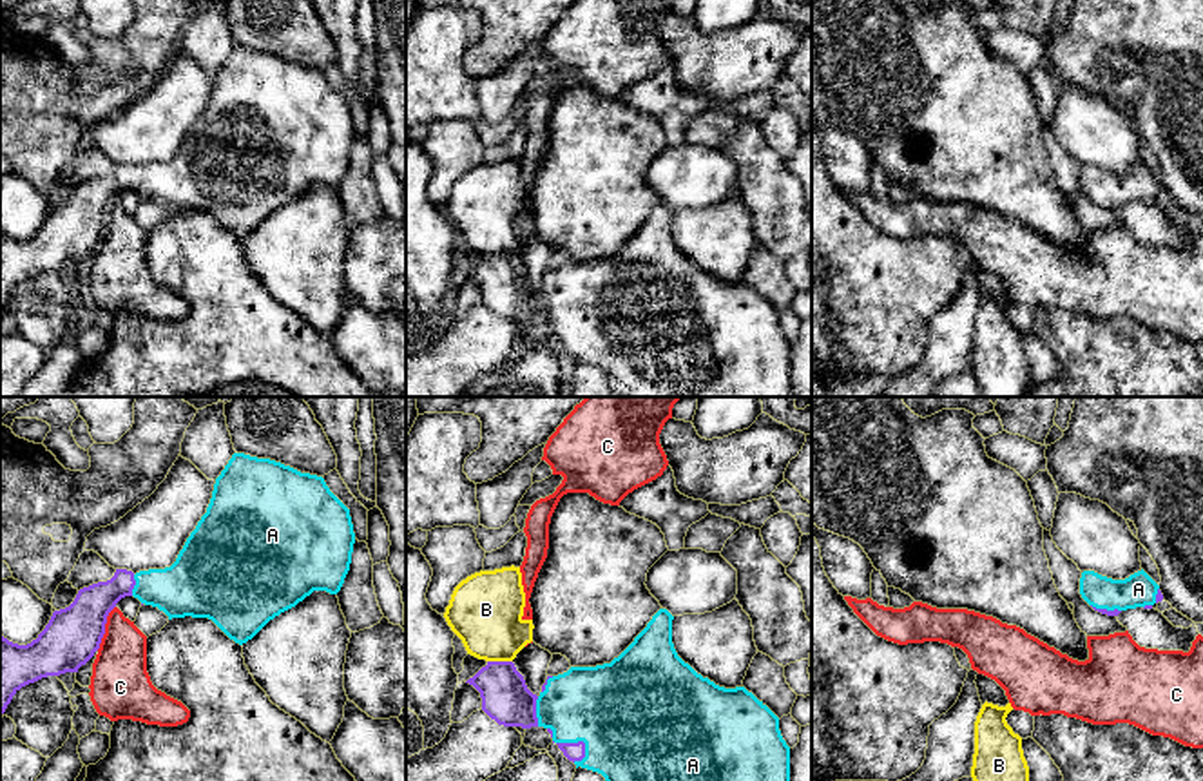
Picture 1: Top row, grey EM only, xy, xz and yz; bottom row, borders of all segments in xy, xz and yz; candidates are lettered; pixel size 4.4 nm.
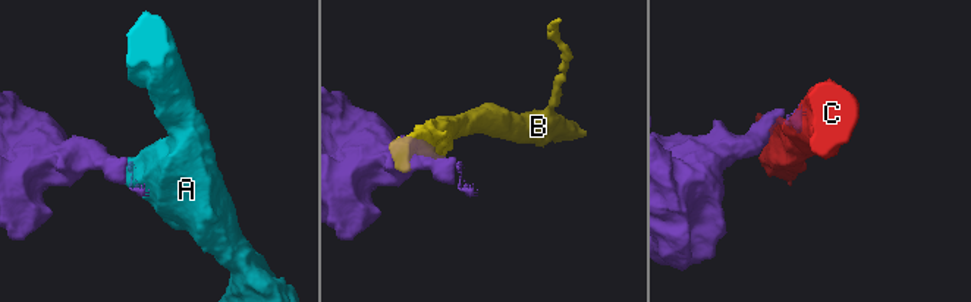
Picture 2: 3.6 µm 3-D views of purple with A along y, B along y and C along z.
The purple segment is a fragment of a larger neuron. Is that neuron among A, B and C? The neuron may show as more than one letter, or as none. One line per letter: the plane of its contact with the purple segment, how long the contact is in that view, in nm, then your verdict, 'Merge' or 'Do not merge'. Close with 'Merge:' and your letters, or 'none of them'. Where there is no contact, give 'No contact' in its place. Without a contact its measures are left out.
A: Touches purple in xz. Shared border 170 nm. Merge
B: Touches purple in xz. Shared border 110 nm. Do not merge
C: Touches purple in xy. Shared border 220 nm. Do not merge
Merge: A

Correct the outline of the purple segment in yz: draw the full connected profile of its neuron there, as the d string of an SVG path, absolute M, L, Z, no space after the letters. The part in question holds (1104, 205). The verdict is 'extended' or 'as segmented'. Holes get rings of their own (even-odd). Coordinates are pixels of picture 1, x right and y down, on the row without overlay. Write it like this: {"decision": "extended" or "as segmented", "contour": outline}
{"decision": "extended", "contour": "M1143 163L1125 174L1083 165L1080 188L1094 205L1107 210L1118 210L1121 205L1136 201L1152 203L1163 194L1160 179Z"}

